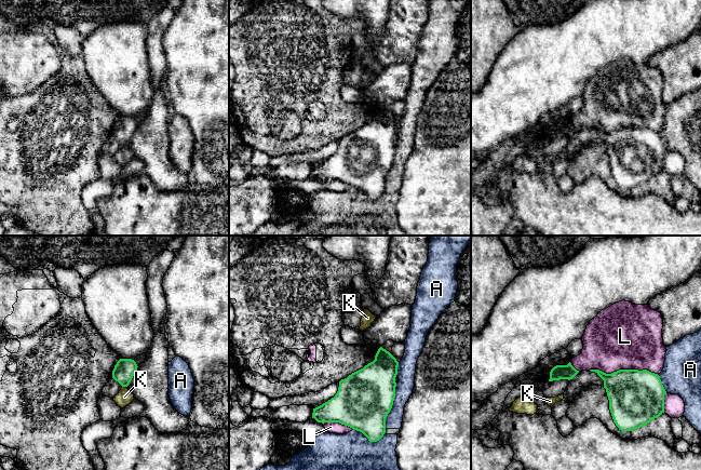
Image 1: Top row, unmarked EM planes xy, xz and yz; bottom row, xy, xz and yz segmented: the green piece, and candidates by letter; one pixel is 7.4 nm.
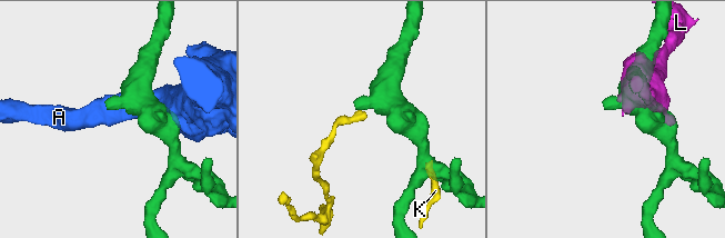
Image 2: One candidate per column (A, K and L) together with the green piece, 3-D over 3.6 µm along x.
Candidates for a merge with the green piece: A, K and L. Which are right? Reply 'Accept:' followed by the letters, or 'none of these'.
Accept: none of these

